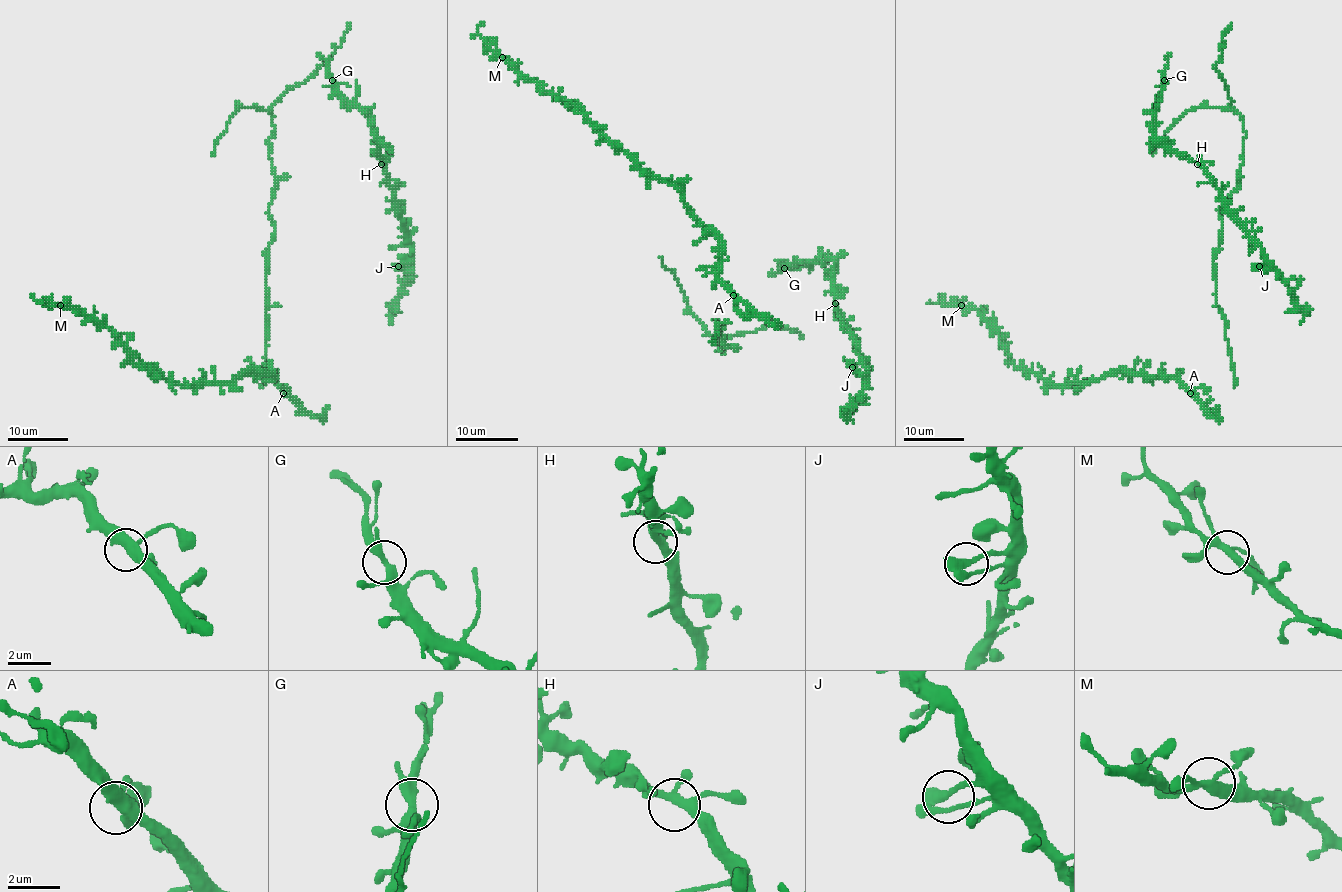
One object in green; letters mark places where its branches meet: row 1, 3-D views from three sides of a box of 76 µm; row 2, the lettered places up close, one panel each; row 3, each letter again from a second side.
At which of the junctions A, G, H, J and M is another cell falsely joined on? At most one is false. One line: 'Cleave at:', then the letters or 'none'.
Cleave at: none

